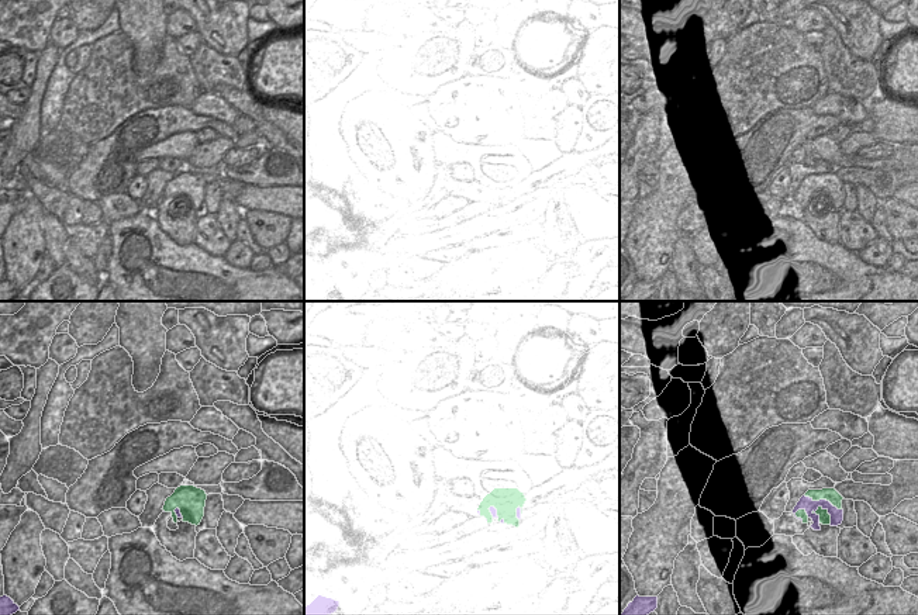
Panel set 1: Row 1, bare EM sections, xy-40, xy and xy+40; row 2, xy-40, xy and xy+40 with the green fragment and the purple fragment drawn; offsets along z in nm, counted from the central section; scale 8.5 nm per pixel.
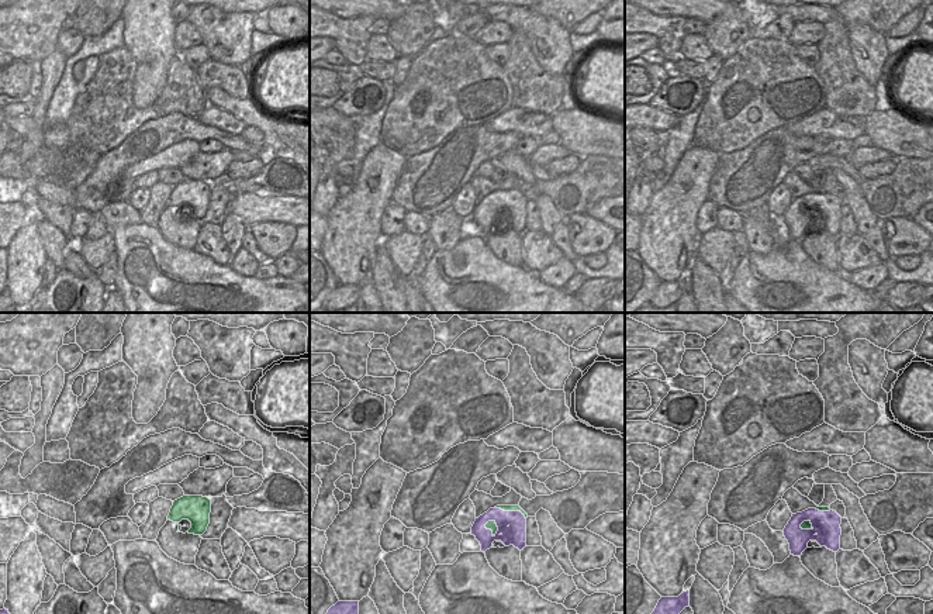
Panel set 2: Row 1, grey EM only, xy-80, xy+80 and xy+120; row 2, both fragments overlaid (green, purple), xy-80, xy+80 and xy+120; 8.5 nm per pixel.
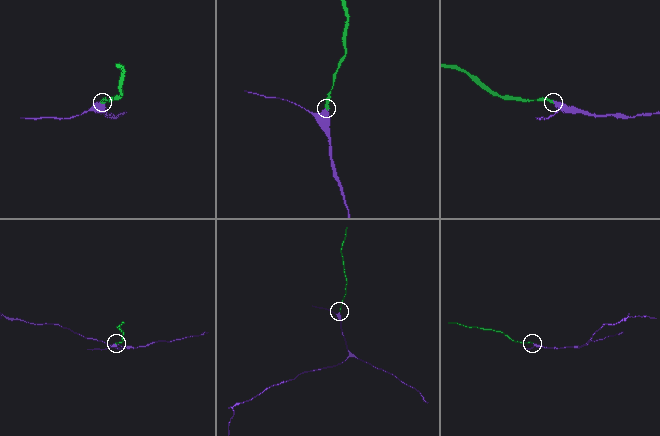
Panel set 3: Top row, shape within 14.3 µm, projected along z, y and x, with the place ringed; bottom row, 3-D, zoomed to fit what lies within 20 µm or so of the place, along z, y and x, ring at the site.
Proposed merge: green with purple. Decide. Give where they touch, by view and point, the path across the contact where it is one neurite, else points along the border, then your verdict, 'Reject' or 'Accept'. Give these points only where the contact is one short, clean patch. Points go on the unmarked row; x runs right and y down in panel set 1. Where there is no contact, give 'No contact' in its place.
Touches green at xy+40 (825, 194). Accept

